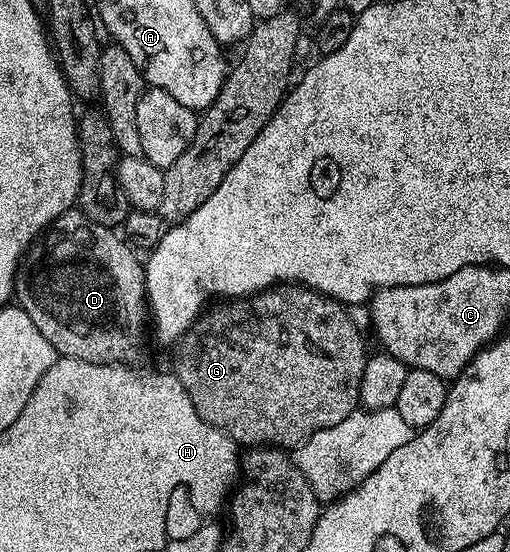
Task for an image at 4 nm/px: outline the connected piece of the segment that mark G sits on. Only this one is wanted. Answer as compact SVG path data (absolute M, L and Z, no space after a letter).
M276 286L268 288L265 292L257 292L253 296L231 298L226 302L219 302L208 307L190 330L177 341L177 347L174 349L176 352L173 374L181 382L181 386L185 386L197 414L201 414L205 422L209 422L214 428L224 432L237 445L270 446L291 450L307 443L311 436L320 435L327 427L337 425L343 418L347 418L352 411L360 407L359 387L369 355L369 349L363 345L363 336L361 329L352 322L350 311L338 300L332 300L330 296L322 296L320 292L314 292L312 288Z

